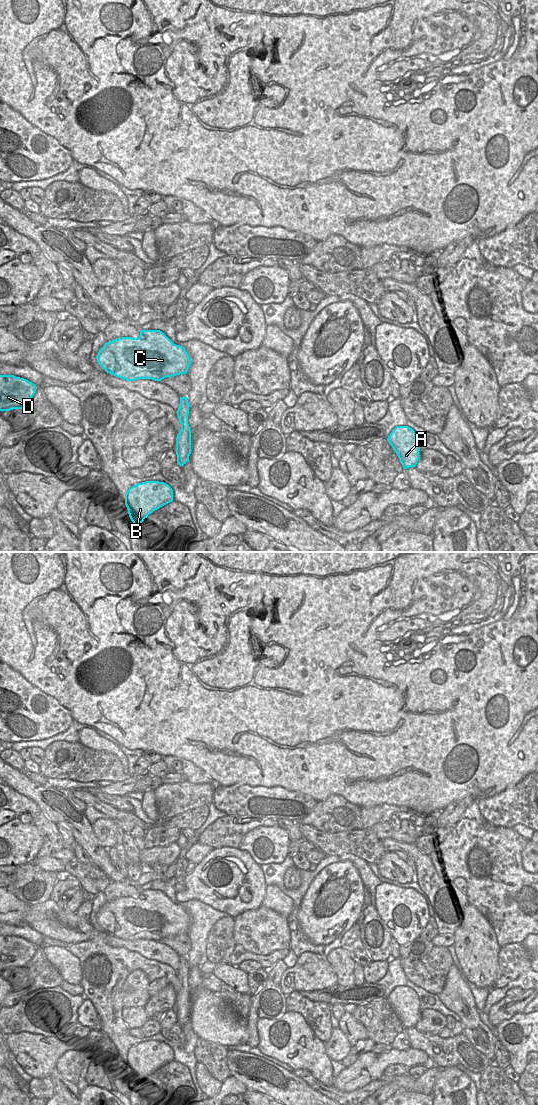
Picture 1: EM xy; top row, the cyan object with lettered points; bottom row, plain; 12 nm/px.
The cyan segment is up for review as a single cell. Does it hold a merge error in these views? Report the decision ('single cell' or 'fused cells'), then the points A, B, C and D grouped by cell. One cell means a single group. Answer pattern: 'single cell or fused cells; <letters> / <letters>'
single cell; A B C D

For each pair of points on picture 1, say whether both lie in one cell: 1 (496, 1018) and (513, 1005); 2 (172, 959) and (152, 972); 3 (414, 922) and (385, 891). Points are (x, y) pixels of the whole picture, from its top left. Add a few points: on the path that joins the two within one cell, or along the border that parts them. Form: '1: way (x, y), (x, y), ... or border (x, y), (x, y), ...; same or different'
1: way (500, 1014), (509, 1006); same
2: border (143, 956), (168, 964), (176, 971); different
3: way (412, 913), (404, 903), (400, 903), (394, 897); same

